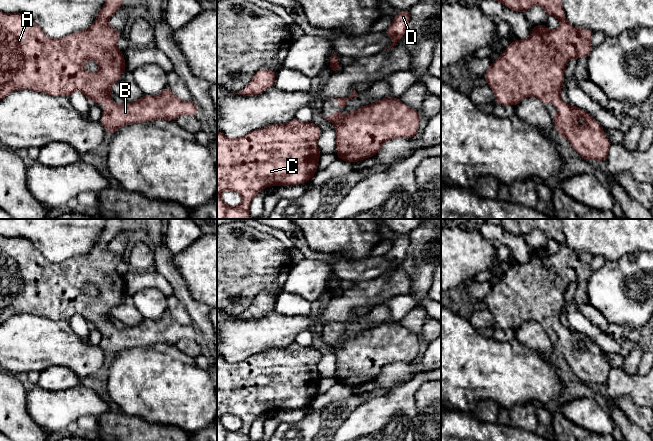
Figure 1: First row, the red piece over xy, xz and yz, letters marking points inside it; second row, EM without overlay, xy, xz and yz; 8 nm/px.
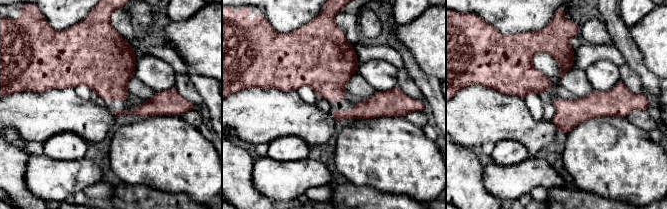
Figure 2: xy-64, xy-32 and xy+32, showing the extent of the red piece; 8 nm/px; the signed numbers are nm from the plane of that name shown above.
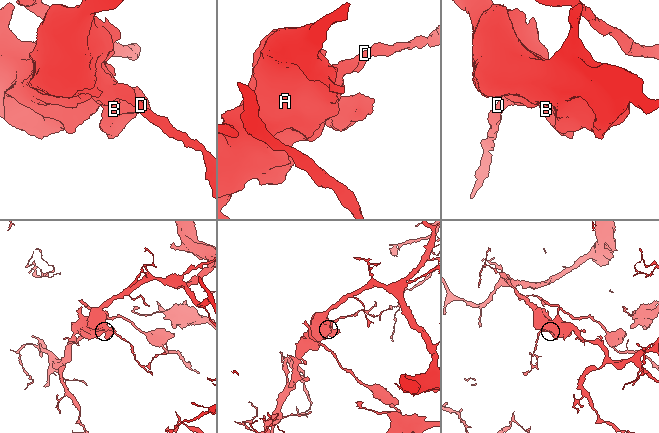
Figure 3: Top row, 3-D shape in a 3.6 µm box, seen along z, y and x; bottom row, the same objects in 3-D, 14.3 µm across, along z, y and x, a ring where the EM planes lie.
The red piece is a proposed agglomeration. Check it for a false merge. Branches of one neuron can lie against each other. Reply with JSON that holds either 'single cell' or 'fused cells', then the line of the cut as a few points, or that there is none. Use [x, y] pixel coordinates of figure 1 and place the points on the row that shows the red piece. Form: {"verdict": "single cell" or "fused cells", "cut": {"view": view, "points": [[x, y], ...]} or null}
{"verdict": "single cell", "cut": null}

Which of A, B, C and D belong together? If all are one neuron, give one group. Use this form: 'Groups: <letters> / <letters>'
Groups: A B C D

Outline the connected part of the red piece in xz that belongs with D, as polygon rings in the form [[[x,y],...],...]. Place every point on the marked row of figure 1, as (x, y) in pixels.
[[[402,10],[393,17],[391,25],[384,31],[393,40],[393,44],[386,49],[391,49],[398,45],[398,41],[406,32],[406,27],[410,21],[410,16],[410,10]]]

